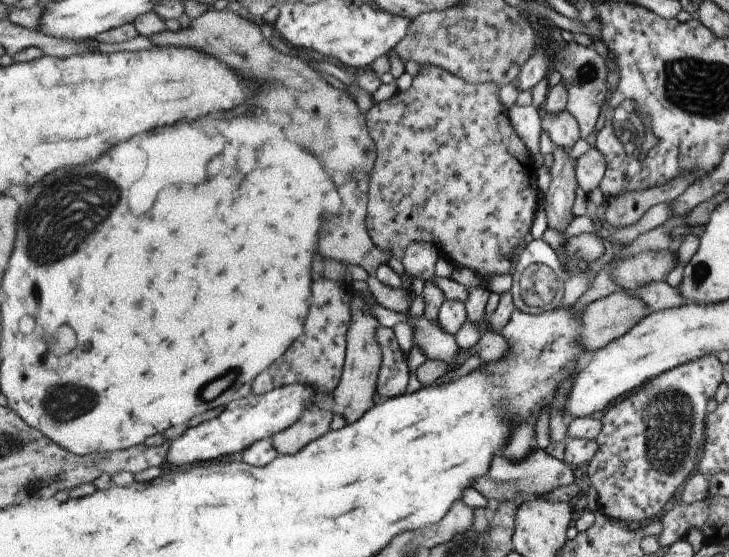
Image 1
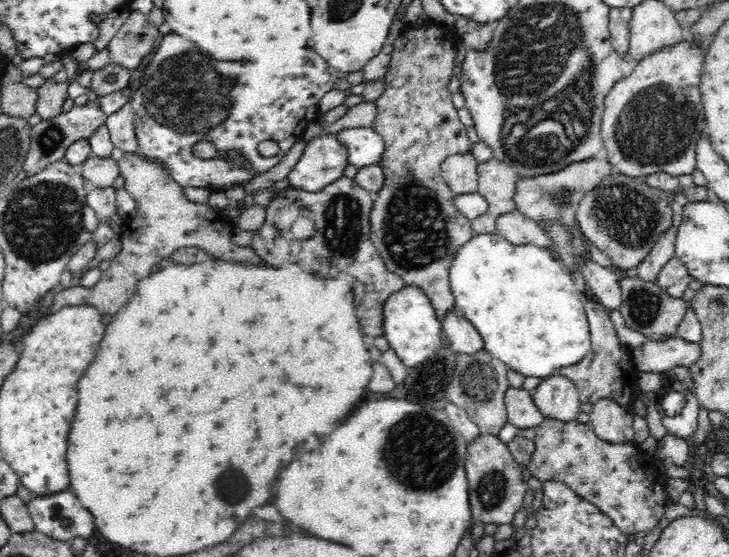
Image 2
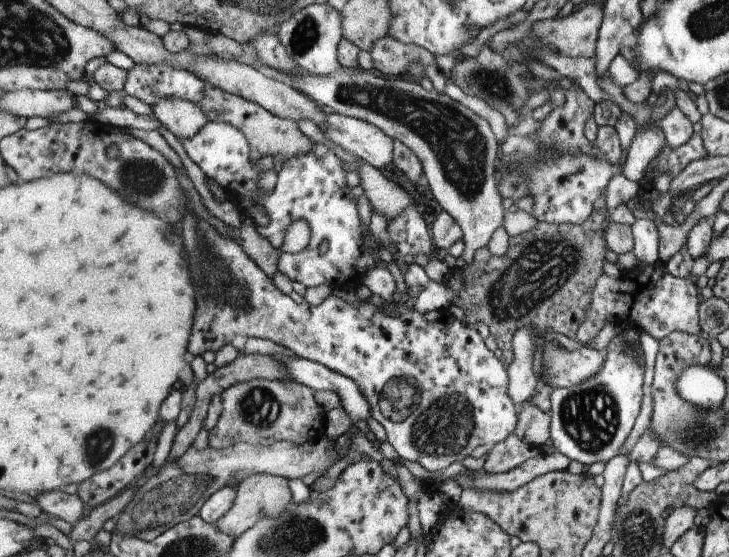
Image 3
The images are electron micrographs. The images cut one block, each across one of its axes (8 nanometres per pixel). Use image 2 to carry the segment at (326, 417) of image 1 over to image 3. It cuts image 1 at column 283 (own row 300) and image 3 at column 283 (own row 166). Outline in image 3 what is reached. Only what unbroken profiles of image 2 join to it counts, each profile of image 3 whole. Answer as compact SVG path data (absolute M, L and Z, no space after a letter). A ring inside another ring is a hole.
M251 380L235 382L223 392L223 414L213 430L209 430L209 448L223 450L237 444L253 444L269 448L273 444L309 444L325 438L325 410L315 400L315 390L291 380Z

